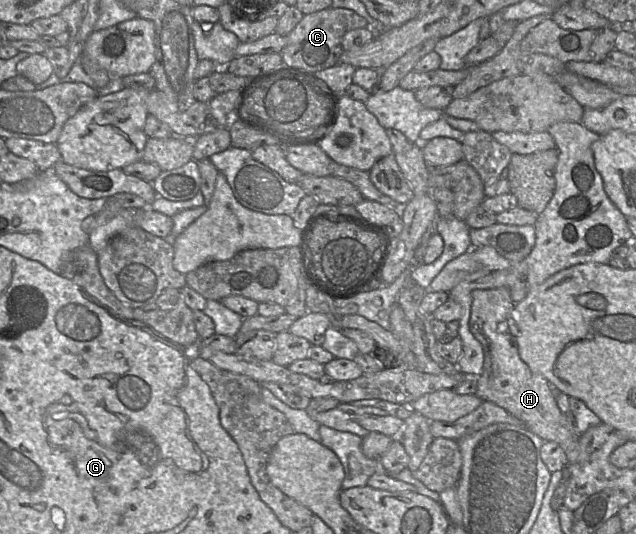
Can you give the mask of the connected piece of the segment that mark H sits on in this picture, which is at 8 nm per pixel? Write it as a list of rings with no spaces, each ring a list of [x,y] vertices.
[[[506,287],[477,289],[472,292],[469,329],[484,351],[483,371],[477,377],[475,395],[482,401],[490,401],[504,408],[544,442],[556,442],[564,450],[568,465],[562,470],[563,478],[555,489],[550,504],[552,509],[558,512],[563,507],[568,486],[568,466],[576,461],[579,454],[580,435],[574,422],[560,411],[553,388],[546,378],[532,372],[520,358],[516,340],[508,324],[514,306],[510,291]]]

